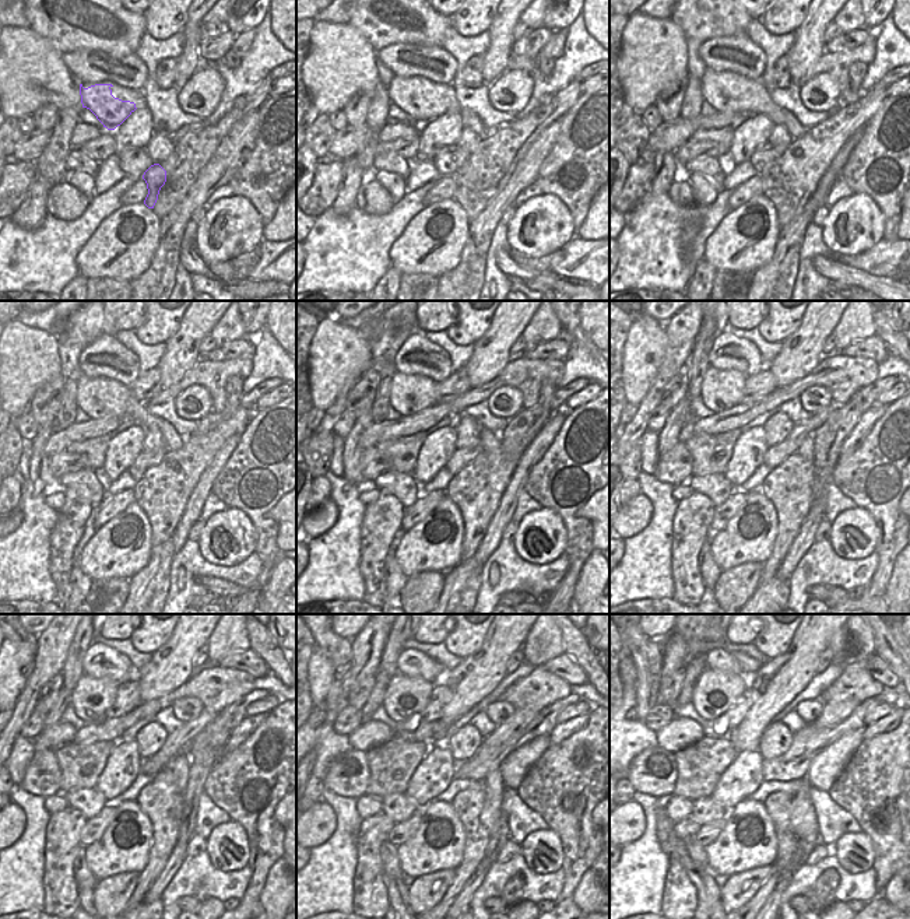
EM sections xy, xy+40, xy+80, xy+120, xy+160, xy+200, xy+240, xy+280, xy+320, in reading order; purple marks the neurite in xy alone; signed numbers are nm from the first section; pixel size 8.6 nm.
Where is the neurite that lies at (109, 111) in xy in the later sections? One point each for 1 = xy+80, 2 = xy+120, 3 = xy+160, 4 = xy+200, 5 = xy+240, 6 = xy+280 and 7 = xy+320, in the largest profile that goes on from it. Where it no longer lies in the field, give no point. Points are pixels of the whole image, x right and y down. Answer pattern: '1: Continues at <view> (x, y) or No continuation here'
1: Continues at xy+80 (724, 98)
2: Continues at xy+120 (95, 396)
3: Continues at xy+160 (408, 393)
4: Continues at xy+200 (721, 390)
5: Continues at xy+240 (91, 697)
6: Continues at xy+280 (404, 695)
7: Continues at xy+320 (716, 691)

